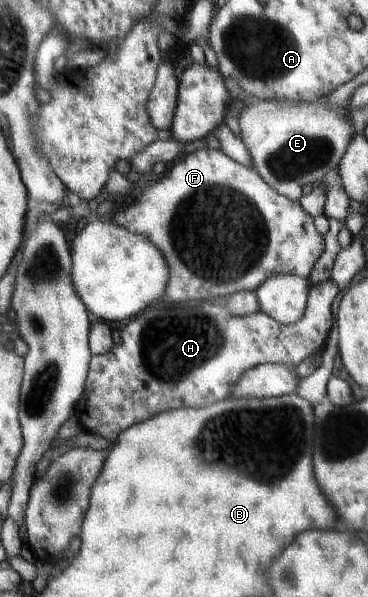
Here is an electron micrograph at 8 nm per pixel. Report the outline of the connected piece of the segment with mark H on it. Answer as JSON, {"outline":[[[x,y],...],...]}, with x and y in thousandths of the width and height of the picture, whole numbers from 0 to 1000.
{"outline":[[[905,466],[845,481],[826,531],[785,544],[766,543],[709,521],[660,531],[630,529],[614,503],[557,503],[535,514],[519,511],[497,518],[410,514],[394,528],[378,526],[345,539],[351,544],[329,561],[326,580],[313,580],[296,591],[253,596],[239,647],[204,695],[234,722],[296,734],[296,754],[307,754],[321,735],[356,714],[405,705],[443,690],[484,687],[486,682],[554,683],[622,668],[655,628],[698,613],[717,608],[764,610],[783,620],[802,620],[818,605],[867,590],[878,581],[878,568],[891,568],[889,558],[899,558],[910,541],[905,513],[927,491]]]}

